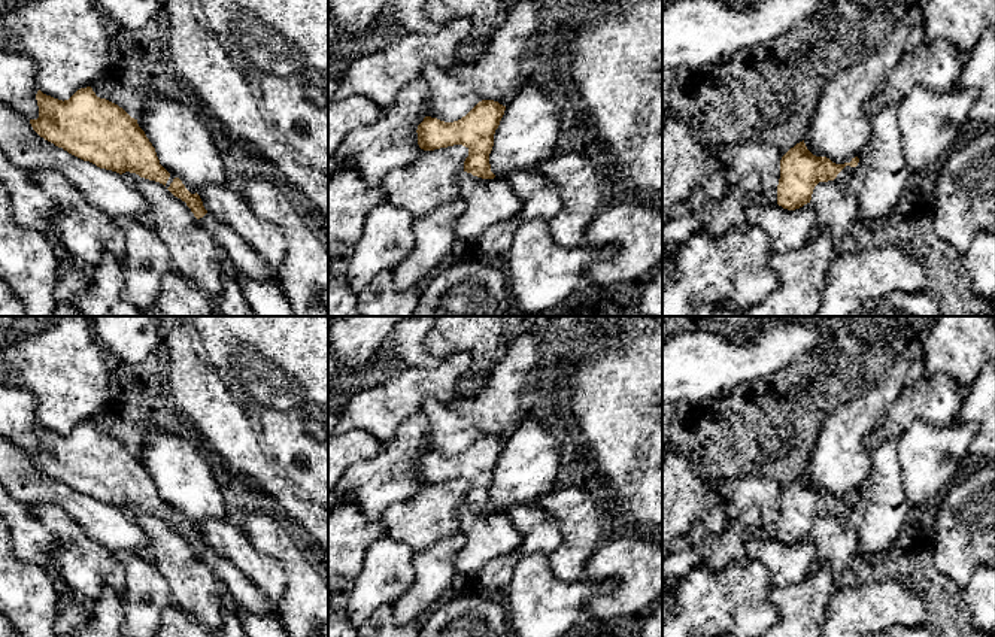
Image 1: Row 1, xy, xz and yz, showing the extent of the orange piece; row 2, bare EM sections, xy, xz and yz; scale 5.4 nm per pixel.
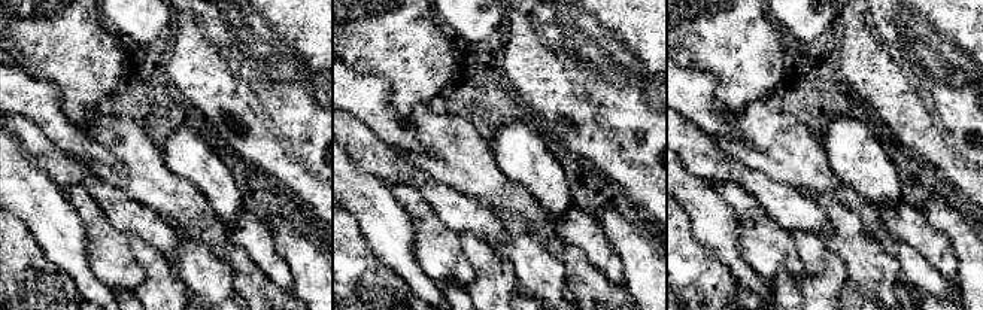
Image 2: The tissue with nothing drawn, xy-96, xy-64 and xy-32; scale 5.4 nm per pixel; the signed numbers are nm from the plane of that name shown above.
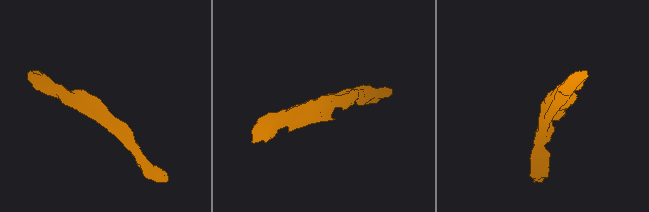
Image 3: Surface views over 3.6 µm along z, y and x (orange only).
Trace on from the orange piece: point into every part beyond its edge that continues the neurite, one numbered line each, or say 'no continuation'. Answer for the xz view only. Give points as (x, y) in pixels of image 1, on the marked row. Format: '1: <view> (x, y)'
no continuation

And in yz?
1: yz (843, 175)

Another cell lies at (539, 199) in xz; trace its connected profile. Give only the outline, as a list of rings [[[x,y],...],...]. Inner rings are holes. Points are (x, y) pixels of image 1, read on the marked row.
[[[536,167],[513,172],[506,179],[521,200],[521,209],[513,218],[486,228],[471,243],[471,252],[477,258],[506,255],[516,231],[522,225],[536,219],[549,221],[562,209],[562,198],[558,189]]]

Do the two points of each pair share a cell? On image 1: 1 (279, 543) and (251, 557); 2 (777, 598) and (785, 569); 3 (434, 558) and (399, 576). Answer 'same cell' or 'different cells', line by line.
1: different cells
2: different cells
3: different cells

